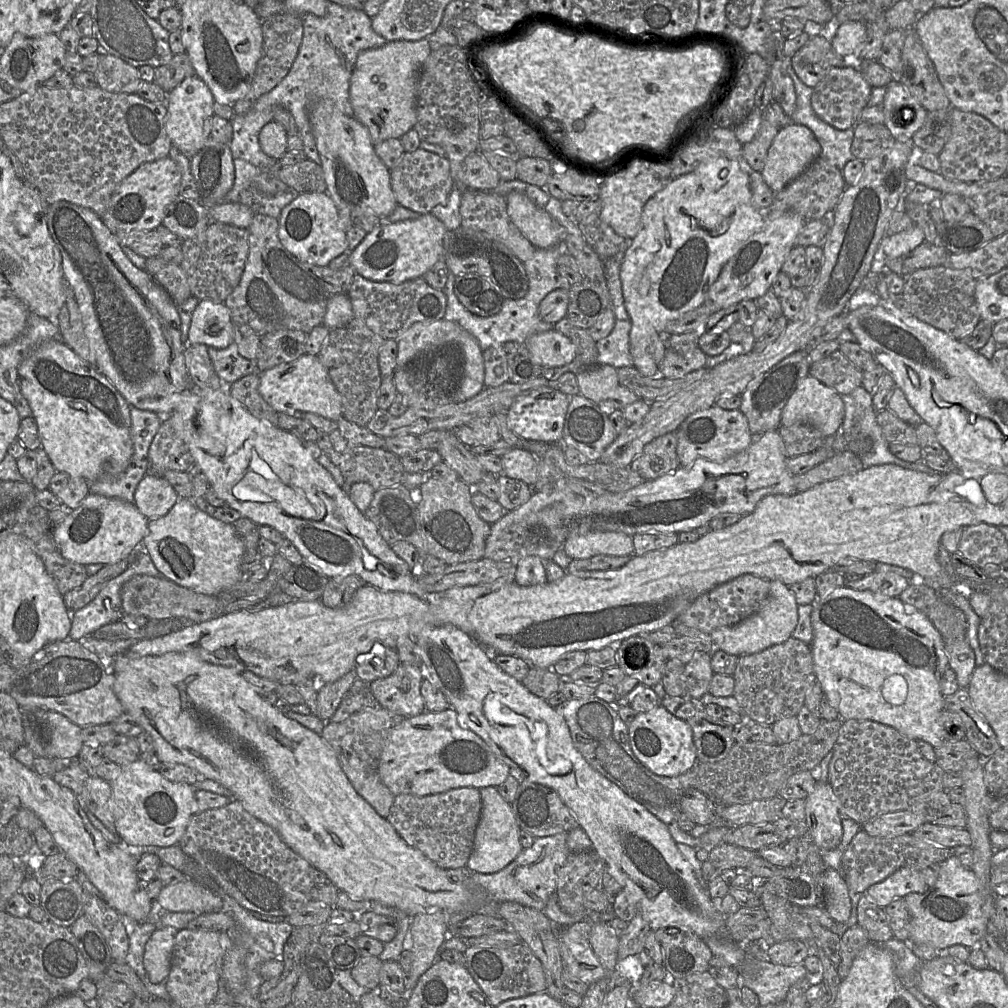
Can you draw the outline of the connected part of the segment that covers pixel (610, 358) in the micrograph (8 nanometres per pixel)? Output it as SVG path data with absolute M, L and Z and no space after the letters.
M616 319L611 333L596 342L597 364L610 365L616 369L633 367L629 342L630 330L631 322L629 320Z

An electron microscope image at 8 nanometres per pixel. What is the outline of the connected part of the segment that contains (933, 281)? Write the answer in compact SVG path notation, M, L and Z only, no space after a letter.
M938 266L916 270L904 279L902 298L909 303L911 314L919 320L957 340L962 340L972 333L981 321L975 299L977 280L970 273L947 266Z

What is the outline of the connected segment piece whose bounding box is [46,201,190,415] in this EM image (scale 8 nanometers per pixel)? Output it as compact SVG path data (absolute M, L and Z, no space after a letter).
M59 201L48 205L49 233L62 257L63 276L75 295L85 334L95 355L95 368L117 388L130 406L170 415L181 401L190 380L187 345L181 338L181 319L169 294L145 270L137 268L122 250L114 234L92 210Z

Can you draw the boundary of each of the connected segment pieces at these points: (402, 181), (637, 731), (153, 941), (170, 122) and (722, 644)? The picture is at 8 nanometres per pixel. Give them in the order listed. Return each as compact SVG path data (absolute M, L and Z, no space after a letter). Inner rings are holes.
M420 148L413 152L405 152L398 164L390 169L390 176L398 205L420 214L430 213L435 206L445 204L454 189L447 157Z
M662 705L651 711L636 714L627 725L630 746L635 756L653 773L674 777L686 773L697 764L693 731L687 721L677 718Z
M159 926L145 945L143 965L151 983L169 976L176 932L171 926Z
M196 75L186 78L173 88L166 98L166 133L179 151L191 159L211 139L211 123L214 116L214 98L208 86Z
M772 580L769 595L756 613L734 626L720 627L710 633L714 649L743 656L783 643L792 636L797 625L797 607L795 595L790 588L779 580Z

